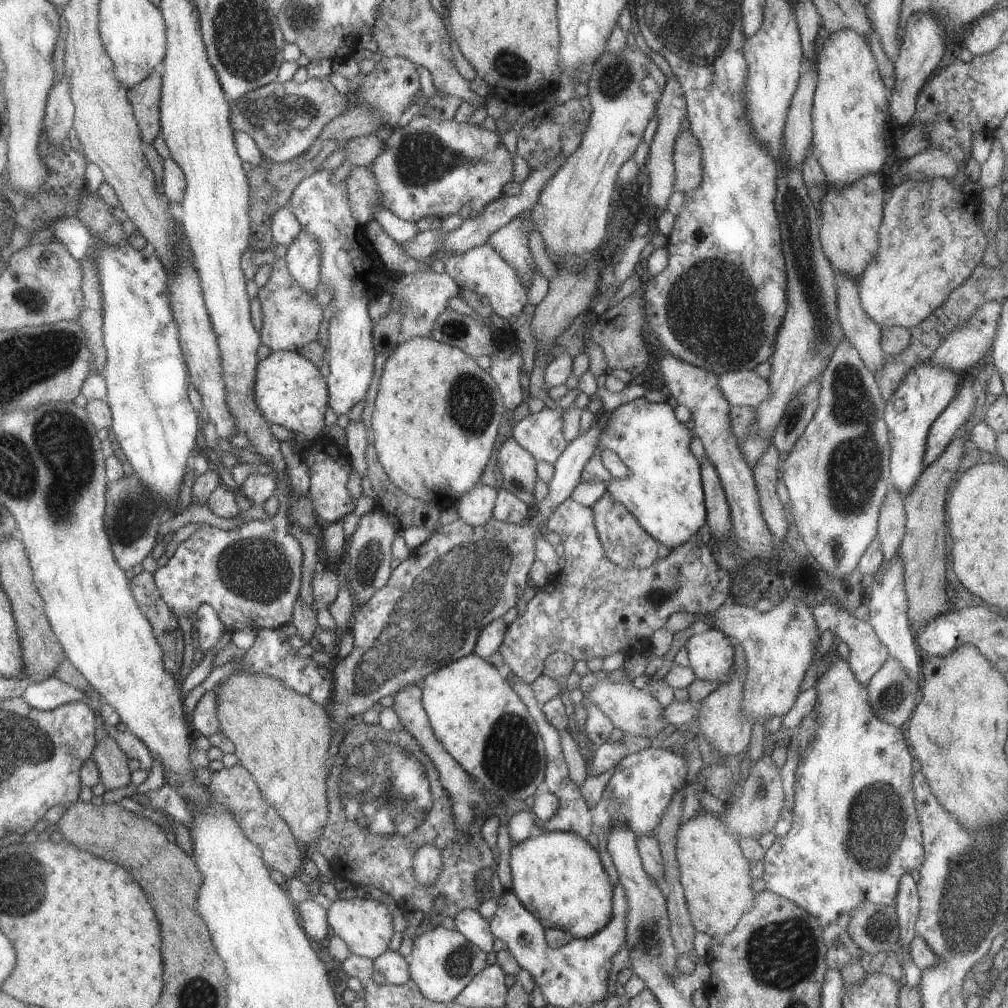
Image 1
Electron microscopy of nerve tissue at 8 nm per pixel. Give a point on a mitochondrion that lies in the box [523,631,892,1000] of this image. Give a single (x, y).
(649, 934)

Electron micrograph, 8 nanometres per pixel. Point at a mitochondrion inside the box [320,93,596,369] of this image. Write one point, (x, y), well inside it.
(422, 157)

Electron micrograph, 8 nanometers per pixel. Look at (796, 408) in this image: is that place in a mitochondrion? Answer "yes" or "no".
yes

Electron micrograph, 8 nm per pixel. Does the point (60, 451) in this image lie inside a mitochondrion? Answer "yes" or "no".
yes

